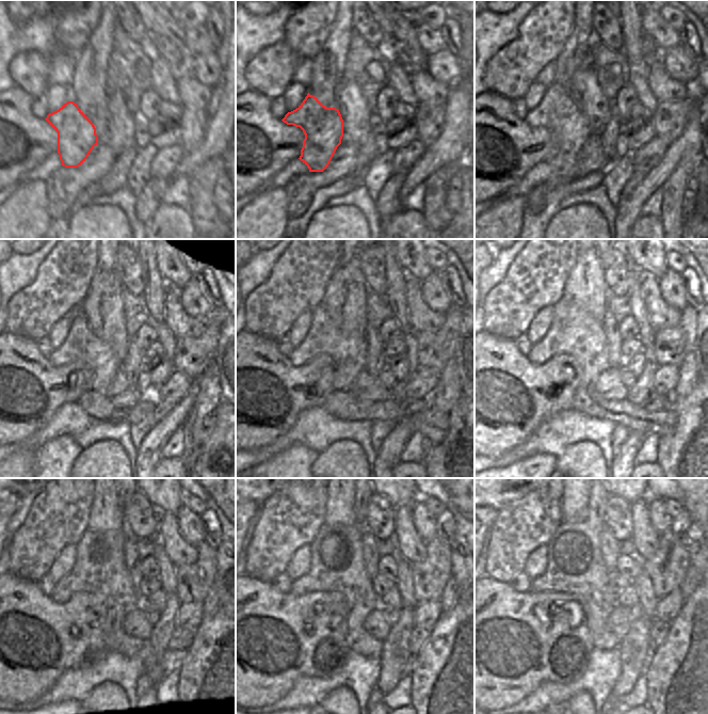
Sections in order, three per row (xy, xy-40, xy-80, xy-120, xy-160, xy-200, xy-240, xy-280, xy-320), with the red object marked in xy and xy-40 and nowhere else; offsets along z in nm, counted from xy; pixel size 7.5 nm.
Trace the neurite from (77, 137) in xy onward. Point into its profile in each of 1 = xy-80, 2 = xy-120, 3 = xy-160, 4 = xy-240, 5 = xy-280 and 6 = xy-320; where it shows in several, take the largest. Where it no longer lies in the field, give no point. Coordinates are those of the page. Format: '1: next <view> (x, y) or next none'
1: next xy-80 (557, 112)
2: next xy-120 (81, 345)
3: next xy-160 (323, 338)
4: next xy-240 (99, 568)
5: next xy-280 (337, 566)
6: next xy-320 (575, 565)

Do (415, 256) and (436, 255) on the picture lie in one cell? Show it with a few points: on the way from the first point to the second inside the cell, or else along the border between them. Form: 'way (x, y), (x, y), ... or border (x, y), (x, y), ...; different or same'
border (423, 250), (427, 262), (435, 270); different

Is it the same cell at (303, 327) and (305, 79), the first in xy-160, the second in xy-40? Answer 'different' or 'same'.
different

